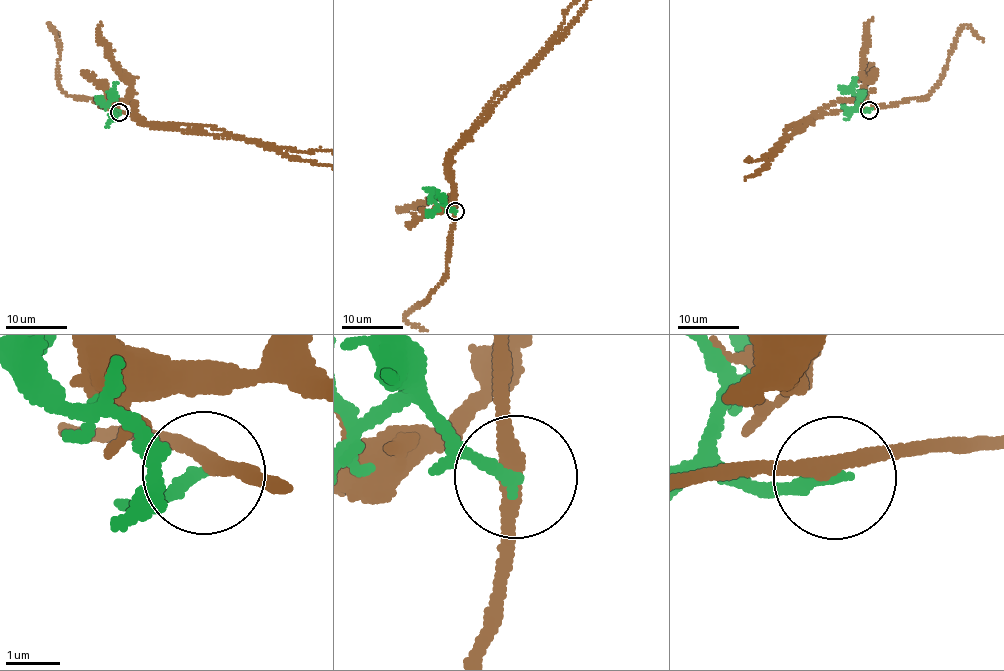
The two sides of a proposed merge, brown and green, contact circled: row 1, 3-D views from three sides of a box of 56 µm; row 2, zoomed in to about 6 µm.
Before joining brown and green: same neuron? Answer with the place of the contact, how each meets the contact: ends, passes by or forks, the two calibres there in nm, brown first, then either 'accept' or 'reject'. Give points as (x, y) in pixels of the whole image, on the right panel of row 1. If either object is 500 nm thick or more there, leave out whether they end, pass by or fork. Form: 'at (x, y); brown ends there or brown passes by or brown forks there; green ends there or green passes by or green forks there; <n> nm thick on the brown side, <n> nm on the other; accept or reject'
at (869, 110); brown passes by; green ends there; 280 nm thick on the brown side, 240 nm on the other; reject

